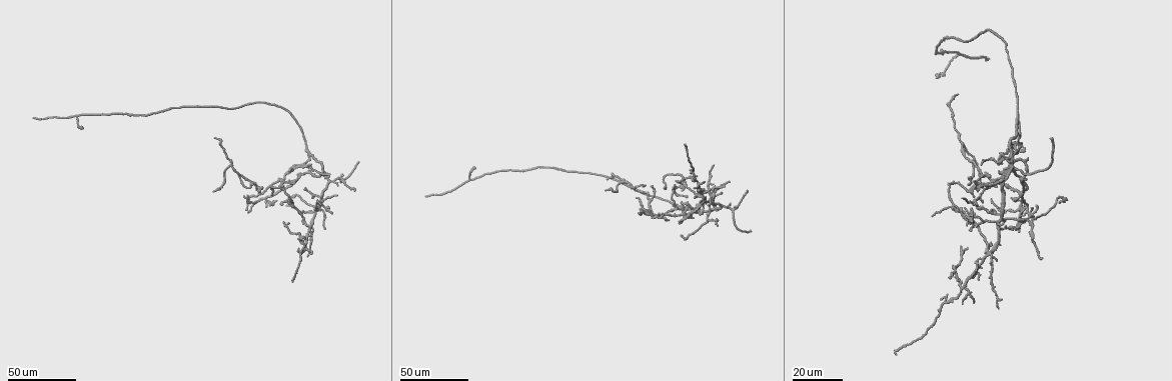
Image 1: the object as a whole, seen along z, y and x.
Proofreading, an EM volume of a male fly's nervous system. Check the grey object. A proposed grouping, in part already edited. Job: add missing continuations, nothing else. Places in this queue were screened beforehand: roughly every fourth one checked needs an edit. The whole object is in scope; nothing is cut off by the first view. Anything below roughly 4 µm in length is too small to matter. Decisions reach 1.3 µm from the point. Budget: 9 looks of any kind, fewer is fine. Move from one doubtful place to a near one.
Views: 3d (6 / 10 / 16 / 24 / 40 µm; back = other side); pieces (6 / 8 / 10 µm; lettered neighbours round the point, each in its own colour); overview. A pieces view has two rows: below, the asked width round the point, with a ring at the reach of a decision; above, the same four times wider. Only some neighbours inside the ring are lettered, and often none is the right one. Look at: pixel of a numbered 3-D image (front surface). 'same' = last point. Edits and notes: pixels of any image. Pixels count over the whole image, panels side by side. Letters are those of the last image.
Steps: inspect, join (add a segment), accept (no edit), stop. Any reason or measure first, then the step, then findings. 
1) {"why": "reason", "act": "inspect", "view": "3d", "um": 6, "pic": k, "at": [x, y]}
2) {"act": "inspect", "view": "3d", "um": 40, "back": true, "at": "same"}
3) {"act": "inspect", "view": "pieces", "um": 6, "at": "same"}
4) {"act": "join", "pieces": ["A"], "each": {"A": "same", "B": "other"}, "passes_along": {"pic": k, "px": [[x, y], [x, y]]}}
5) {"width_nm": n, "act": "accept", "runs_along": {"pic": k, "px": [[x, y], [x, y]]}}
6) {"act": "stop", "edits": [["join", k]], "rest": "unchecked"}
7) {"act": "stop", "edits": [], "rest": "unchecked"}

{"why": "tapers out", "act": "inspect", "view": "3d", "um": 40, "pic": 1, "at": [343, 173]}

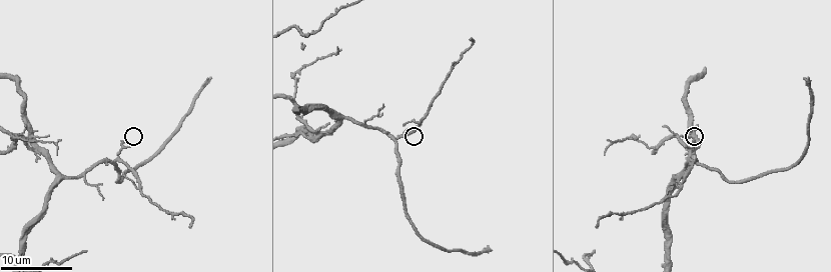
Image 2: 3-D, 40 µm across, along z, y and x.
{"act": "inspect", "view": "pieces", "um": 8, "pic": 2, "at": [695, 141]}

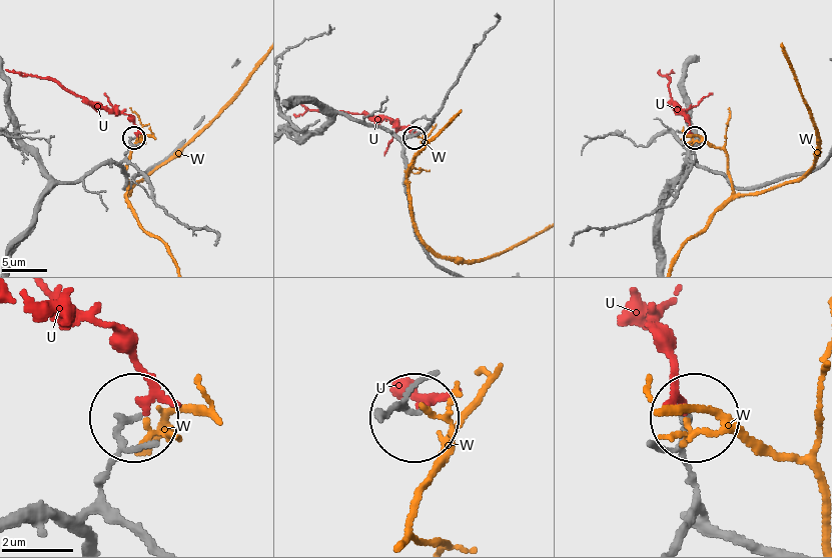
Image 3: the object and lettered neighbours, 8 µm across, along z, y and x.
{"width_nm": 180, "act": "accept", "each": {"U": "other", "W": "other"}, "found": "none of them fits"}

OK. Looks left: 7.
{"why": "end of a long branch", "act": "inspect", "view": "3d", "um": 10, "pic": 2, "at": [489, 249]}

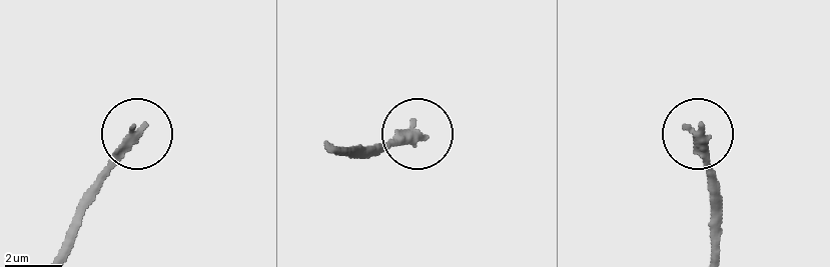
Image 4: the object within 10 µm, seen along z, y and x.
{"act": "inspect", "view": "pieces", "um": 6, "pic": 4, "at": [702, 126]}

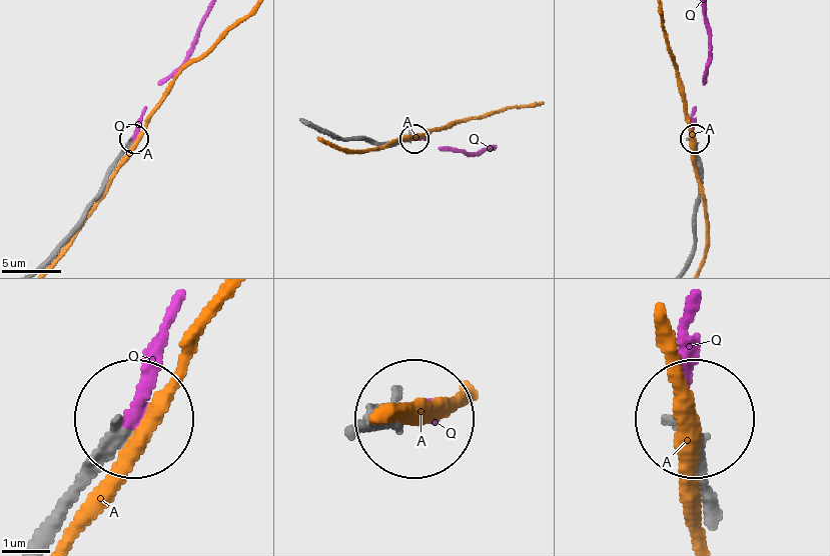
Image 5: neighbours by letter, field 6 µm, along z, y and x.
{"act": "join", "pieces": ["Q"], "each": {"A": "other", "Q": "same"}, "passes_along": {"pic": 5, "px": [[698, 171], [692, 112], [710, 55], [707, 16]]}, "found": "it goes on there"}

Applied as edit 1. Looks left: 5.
{"act": "inspect", "view": "overview"}

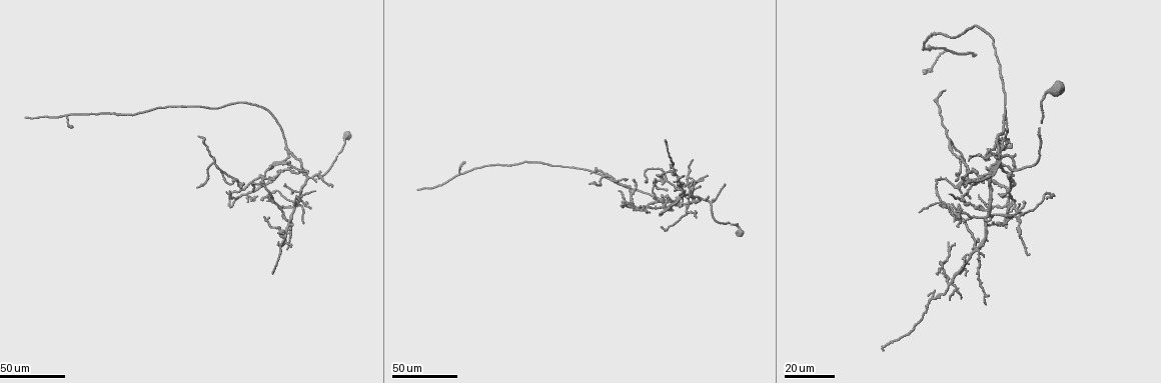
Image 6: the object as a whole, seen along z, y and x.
{"why": "free end", "act": "inspect", "view": "3d", "um": 40, "pic": 6, "at": [1025, 200]}

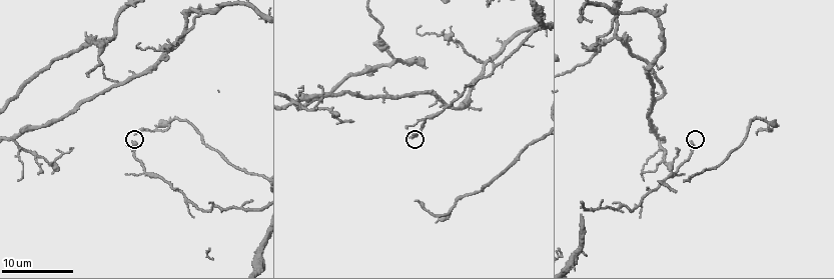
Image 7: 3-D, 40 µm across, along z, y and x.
{"act": "inspect", "view": "pieces", "um": 10, "pic": 7, "at": [131, 140]}

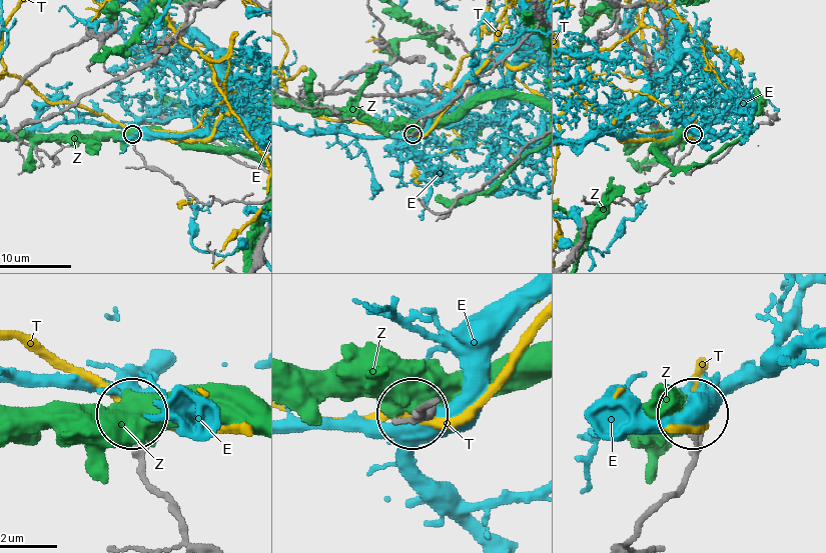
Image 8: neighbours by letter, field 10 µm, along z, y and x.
{"width_nm": 370, "act": "accept", "each": {"E": "other", "T": "other", "Z": "other"}, "found": "no lettered segment goes on from it"}

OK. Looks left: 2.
{"why": "thin end", "act": "inspect", "view": "3d", "um": 24, "pic": 1, "at": [212, 192]}

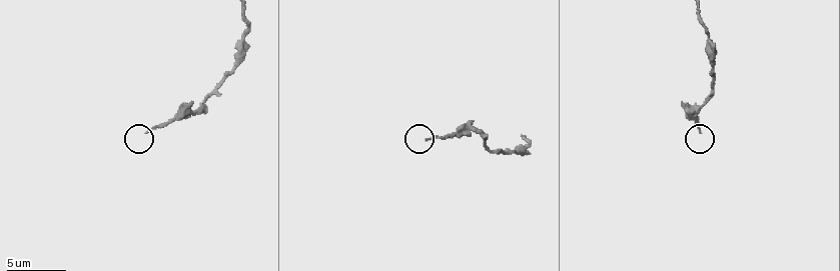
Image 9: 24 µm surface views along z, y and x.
{"act": "inspect", "view": "pieces", "um": 10, "pic": 9, "at": [426, 139]}

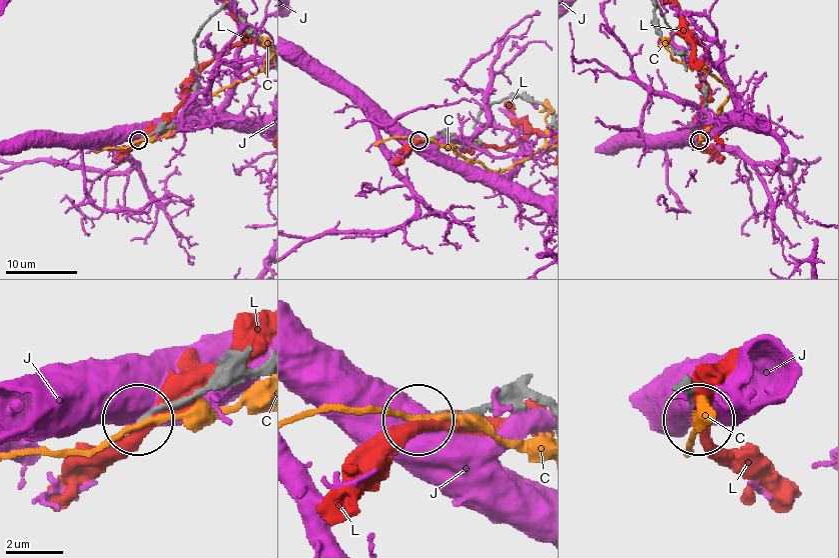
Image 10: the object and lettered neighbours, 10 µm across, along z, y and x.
{"act": "accept", "each": {"C": "other", "J": "other", "L": "other"}, "runs_along": {"pic": 10, "px": [[538, 402], [417, 417]]}, "found": "no lettered segment goes on from it"}

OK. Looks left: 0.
{"act": "stop", "edits": [["join", 5]], "rest": "unchecked"}

